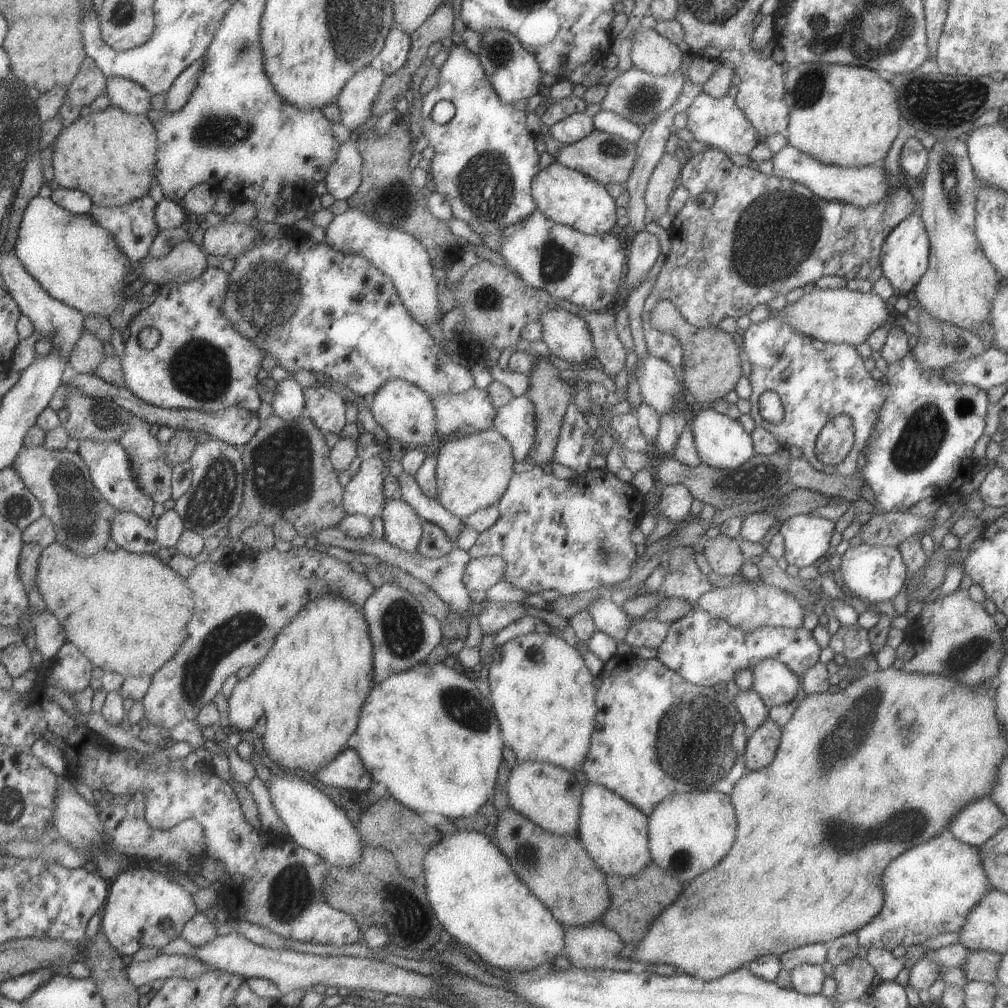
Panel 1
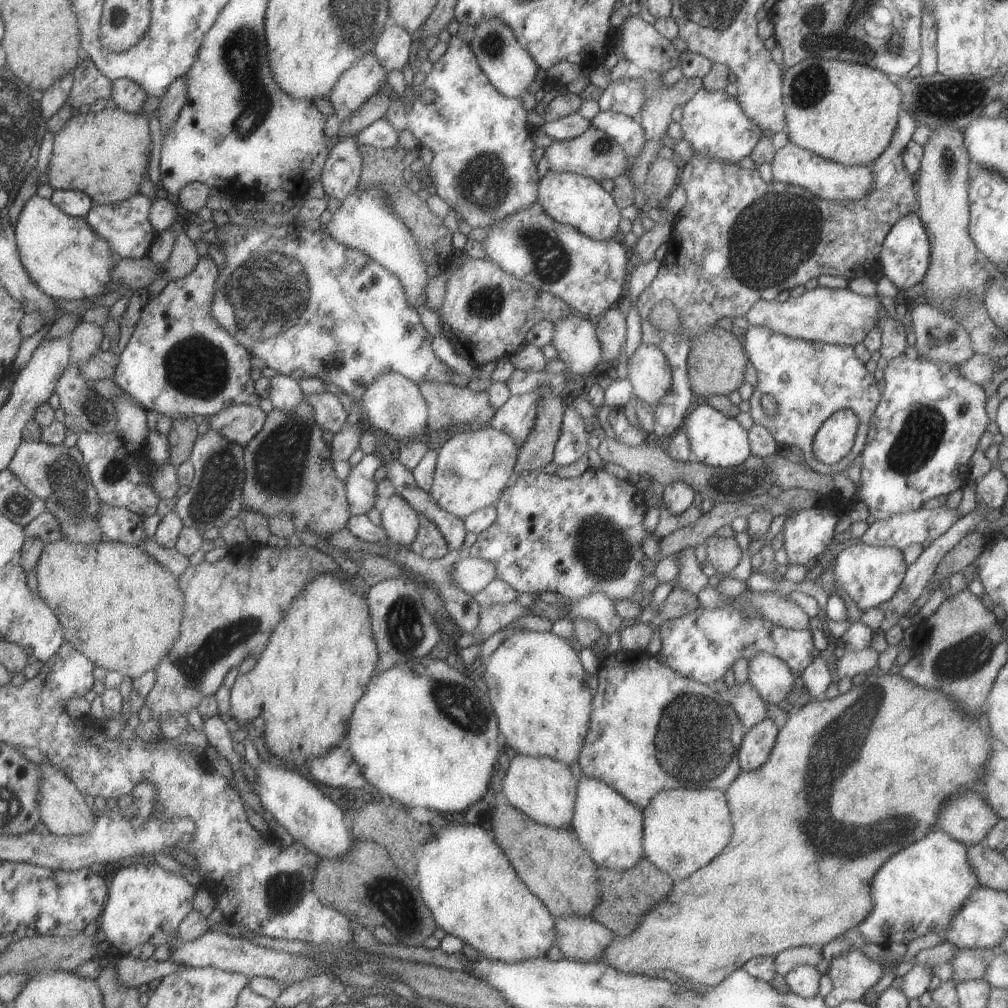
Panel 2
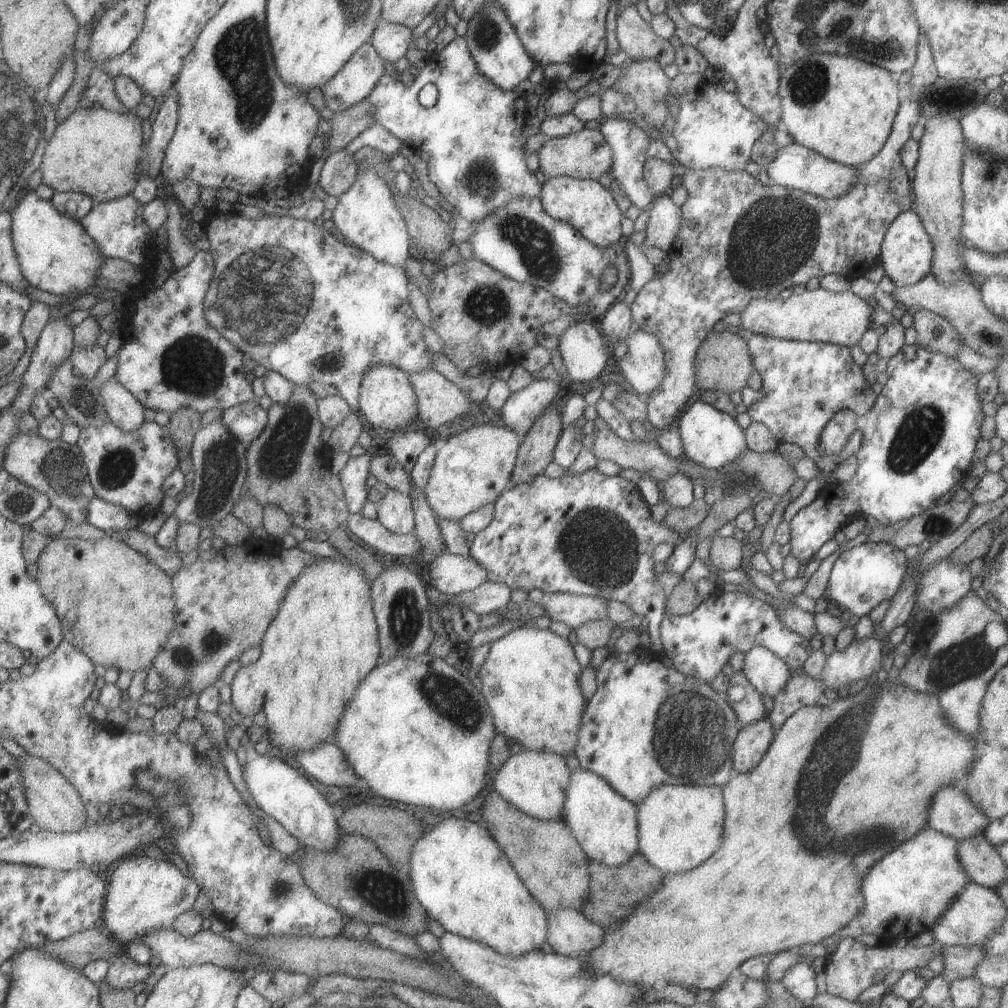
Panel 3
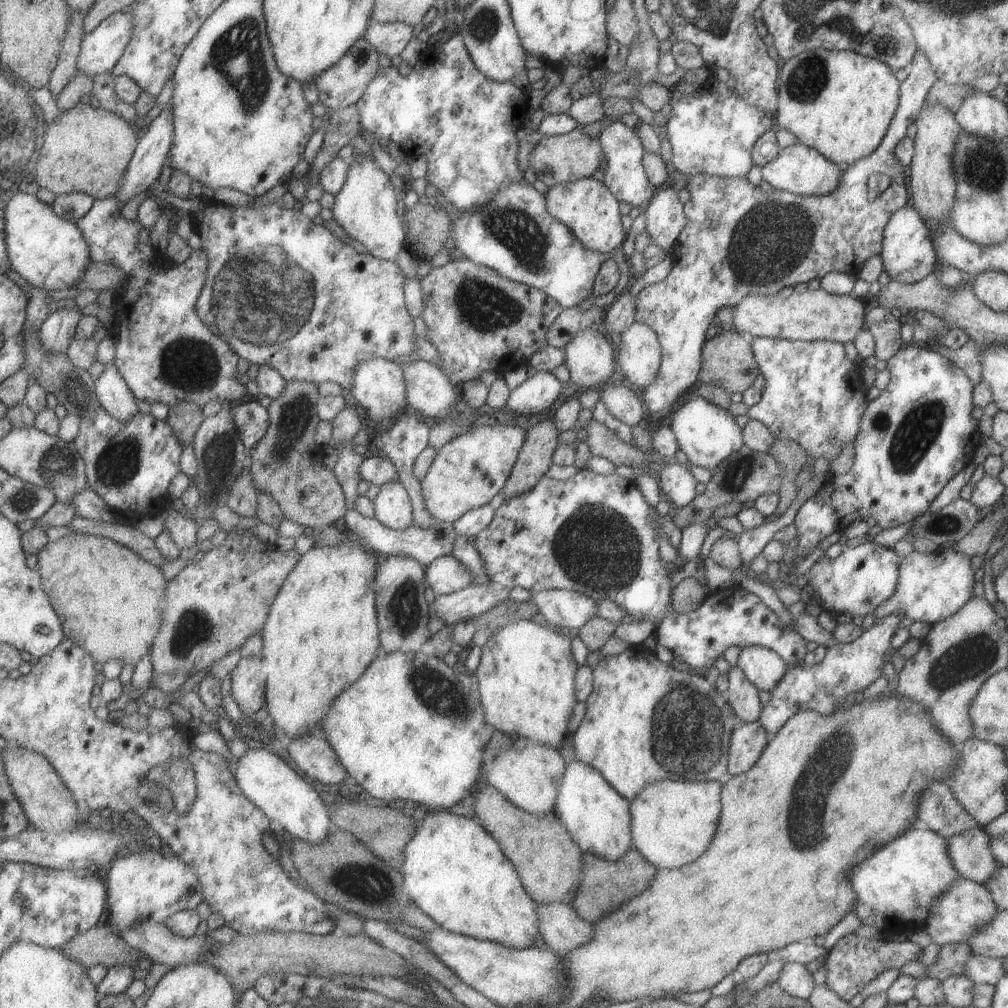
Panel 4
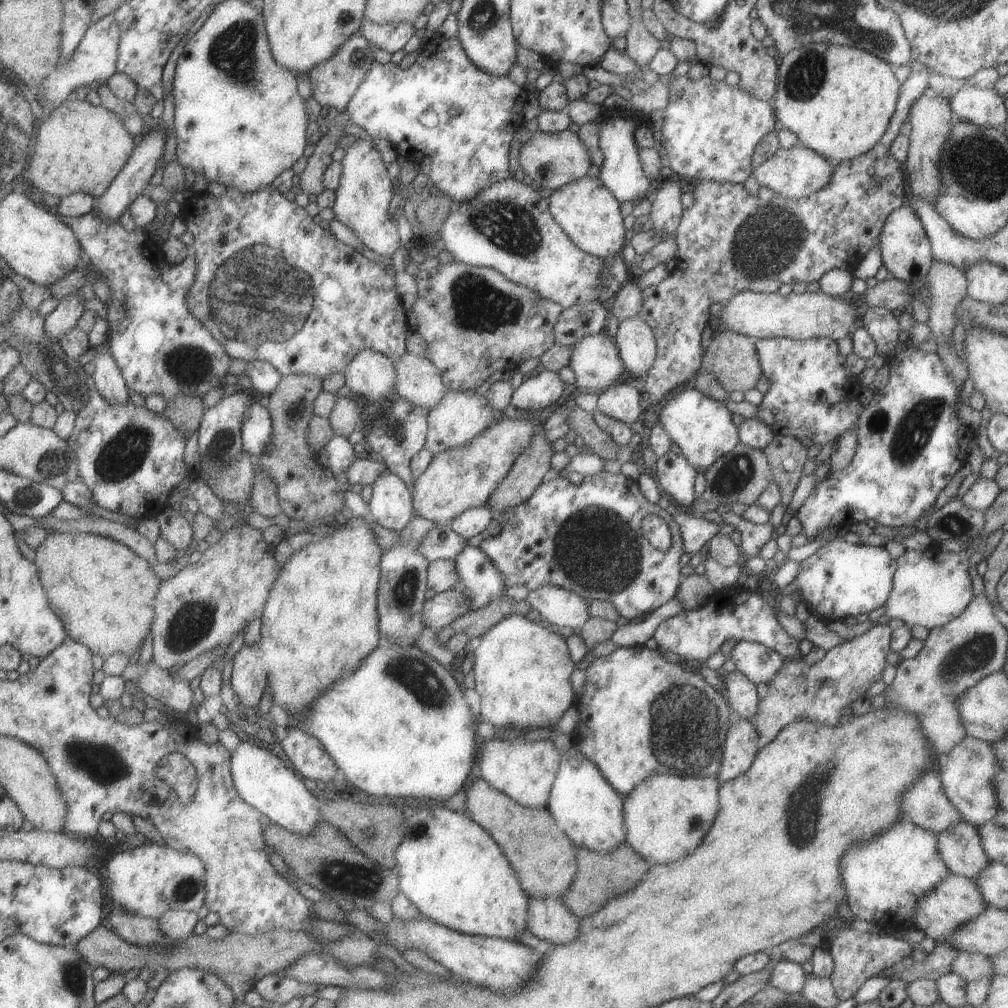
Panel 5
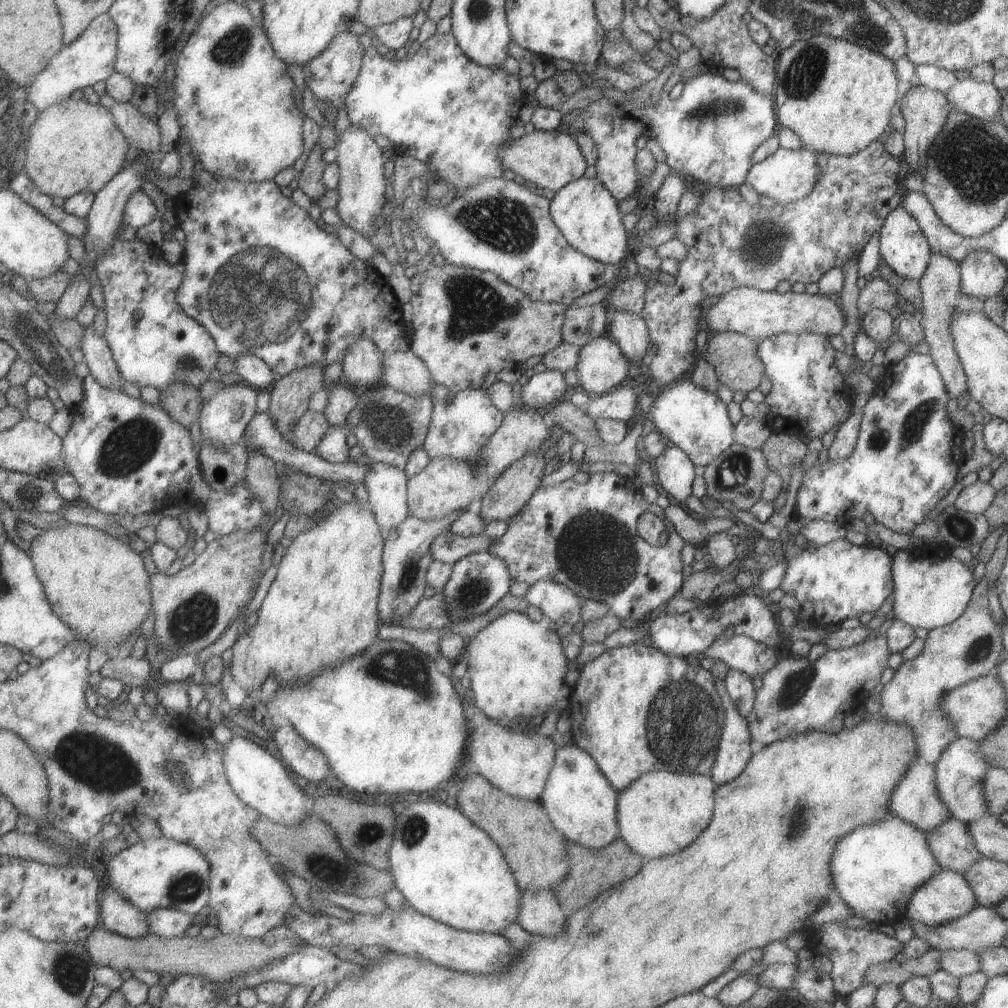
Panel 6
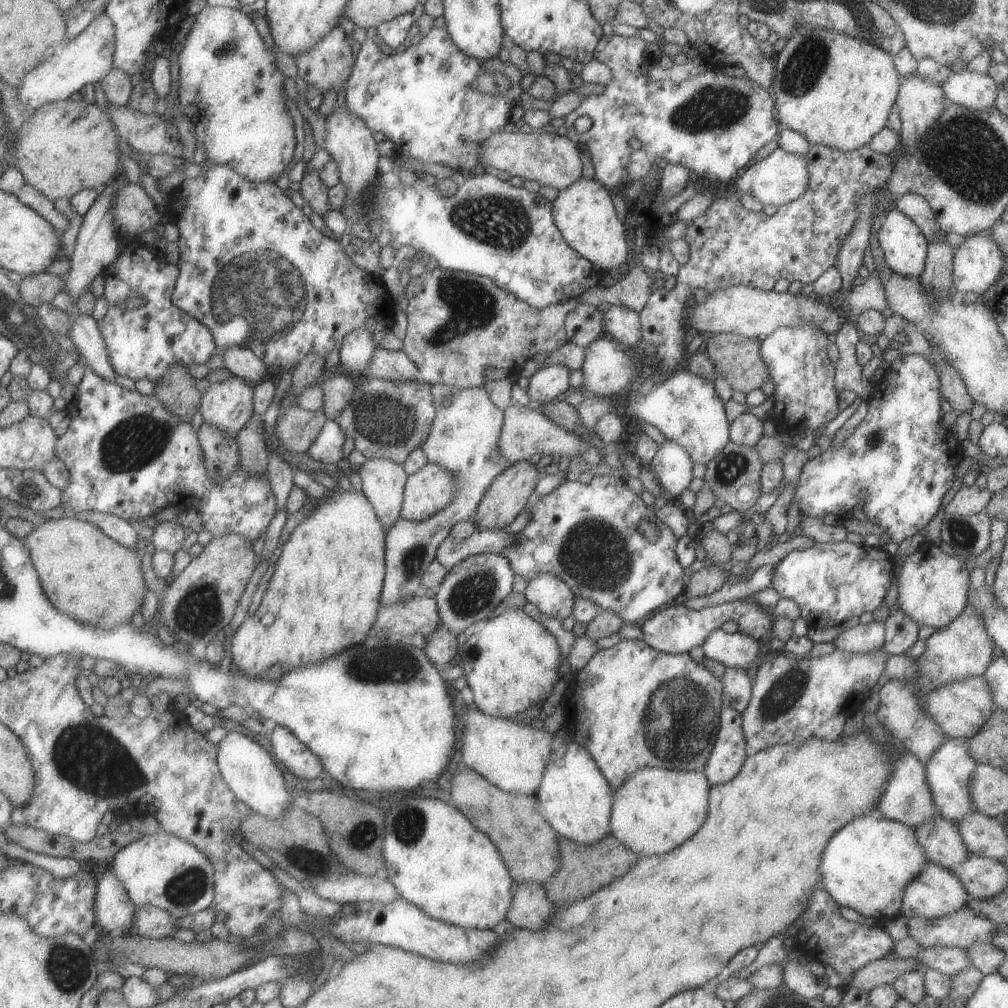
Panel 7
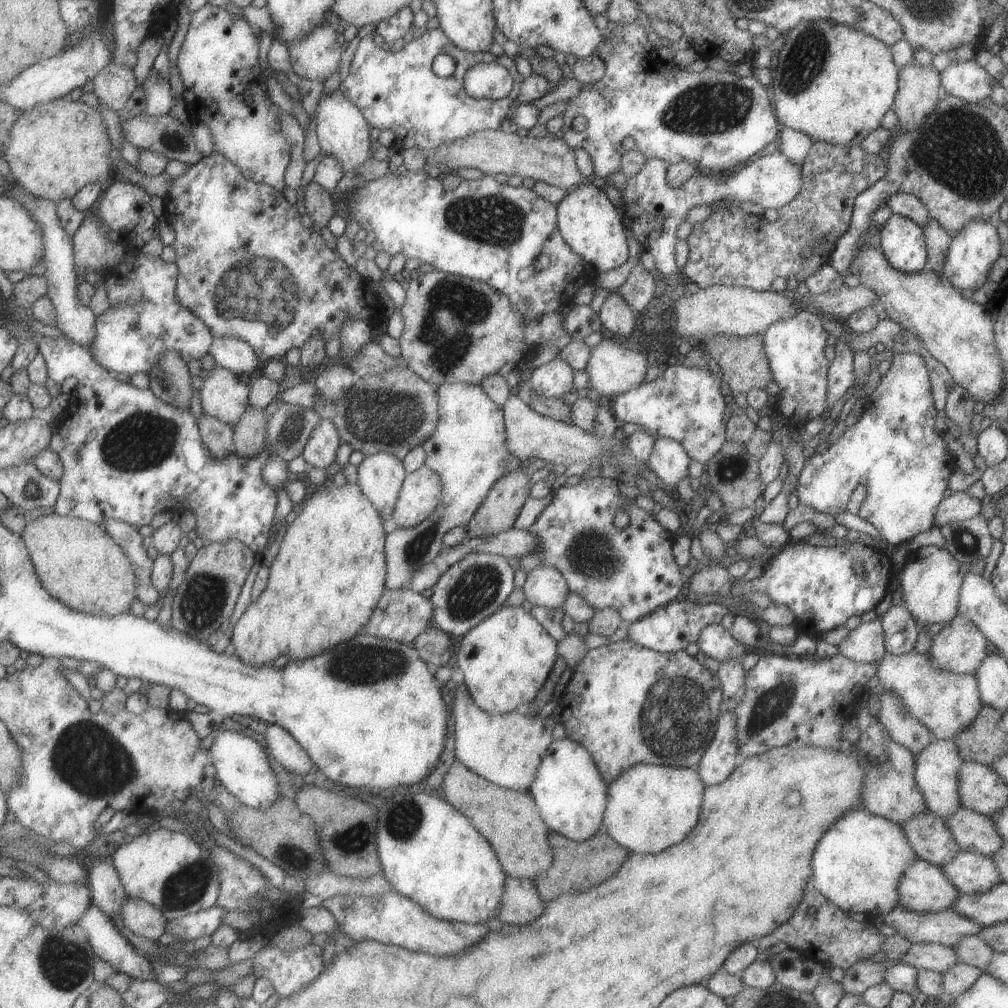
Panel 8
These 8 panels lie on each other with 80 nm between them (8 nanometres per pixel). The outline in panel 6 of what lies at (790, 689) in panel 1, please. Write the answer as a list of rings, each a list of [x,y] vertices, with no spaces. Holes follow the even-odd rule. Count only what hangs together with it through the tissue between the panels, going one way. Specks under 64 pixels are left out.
[[[720,635],[704,652],[706,658],[721,660],[729,669],[744,672],[749,678],[761,677],[771,670],[780,655],[777,649],[743,635],[733,635],[729,640],[725,640],[725,636]]]

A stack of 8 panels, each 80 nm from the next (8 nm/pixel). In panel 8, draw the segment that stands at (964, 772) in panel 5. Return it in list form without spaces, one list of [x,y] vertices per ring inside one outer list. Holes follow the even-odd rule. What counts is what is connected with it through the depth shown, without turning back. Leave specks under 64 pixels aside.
[[[937,739],[936,742],[929,743],[915,758],[914,779],[922,792],[927,811],[946,819],[961,807],[958,772],[964,761],[958,755],[957,745],[953,739]]]

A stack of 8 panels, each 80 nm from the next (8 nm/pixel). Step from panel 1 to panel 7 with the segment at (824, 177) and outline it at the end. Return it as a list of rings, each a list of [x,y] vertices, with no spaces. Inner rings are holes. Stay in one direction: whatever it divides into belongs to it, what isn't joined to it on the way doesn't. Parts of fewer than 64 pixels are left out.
[[[781,147],[775,148],[765,158],[756,161],[749,166],[739,178],[735,179],[730,190],[741,193],[749,193],[762,205],[772,204],[775,207],[787,204],[799,198],[807,188],[808,160],[803,155],[791,154]]]

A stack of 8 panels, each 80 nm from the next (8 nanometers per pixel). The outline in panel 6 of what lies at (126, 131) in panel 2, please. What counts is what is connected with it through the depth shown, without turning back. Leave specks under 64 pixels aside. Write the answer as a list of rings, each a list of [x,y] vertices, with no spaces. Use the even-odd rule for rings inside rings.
[[[66,98],[39,111],[37,120],[28,128],[23,172],[41,192],[50,197],[66,199],[81,191],[94,195],[124,167],[131,153],[126,138],[117,128],[109,110],[99,104],[91,105],[84,98]]]

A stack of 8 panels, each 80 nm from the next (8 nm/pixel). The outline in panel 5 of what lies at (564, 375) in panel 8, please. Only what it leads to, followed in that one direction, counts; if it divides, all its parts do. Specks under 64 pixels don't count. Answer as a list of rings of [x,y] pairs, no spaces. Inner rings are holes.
[[[539,372],[512,390],[510,405],[523,410],[543,410],[561,396],[563,384],[556,372]]]

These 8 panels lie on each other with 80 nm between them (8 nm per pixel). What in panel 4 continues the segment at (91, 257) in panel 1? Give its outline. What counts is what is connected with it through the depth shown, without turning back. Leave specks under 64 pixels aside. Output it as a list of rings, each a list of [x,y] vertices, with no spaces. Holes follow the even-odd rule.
[[[15,193],[5,203],[4,210],[4,241],[12,270],[24,278],[35,289],[61,290],[73,287],[84,275],[84,271],[92,261],[90,250],[86,245],[79,227],[75,224],[90,208],[94,198],[85,193],[56,194],[51,206],[37,199],[35,195]]]

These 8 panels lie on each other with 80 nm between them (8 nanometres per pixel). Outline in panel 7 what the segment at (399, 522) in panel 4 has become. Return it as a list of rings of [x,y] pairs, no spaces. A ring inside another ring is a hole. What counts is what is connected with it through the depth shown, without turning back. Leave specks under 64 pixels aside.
[[[365,459],[359,465],[361,493],[373,507],[381,526],[387,530],[400,518],[407,473],[389,459]]]

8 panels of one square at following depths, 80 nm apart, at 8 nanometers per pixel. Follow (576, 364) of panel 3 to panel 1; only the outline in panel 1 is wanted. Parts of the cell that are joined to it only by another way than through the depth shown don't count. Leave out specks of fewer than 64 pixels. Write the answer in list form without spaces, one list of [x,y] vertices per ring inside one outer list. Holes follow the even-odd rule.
[[[555,307],[538,316],[543,341],[549,353],[566,360],[573,367],[594,356],[592,336],[587,323],[579,316]]]

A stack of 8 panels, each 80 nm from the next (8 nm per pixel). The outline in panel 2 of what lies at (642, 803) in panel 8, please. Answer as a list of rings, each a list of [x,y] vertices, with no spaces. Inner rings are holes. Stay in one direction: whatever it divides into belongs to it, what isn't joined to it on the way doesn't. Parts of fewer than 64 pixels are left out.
[[[661,790],[649,800],[642,815],[644,857],[672,880],[687,878],[691,872],[713,860],[725,848],[732,834],[729,809],[721,790]]]

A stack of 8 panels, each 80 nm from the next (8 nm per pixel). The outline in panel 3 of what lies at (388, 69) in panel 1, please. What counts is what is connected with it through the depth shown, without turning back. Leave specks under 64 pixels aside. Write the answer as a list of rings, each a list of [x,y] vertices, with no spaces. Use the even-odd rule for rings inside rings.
[[[380,22],[370,38],[370,44],[383,62],[395,62],[411,49],[411,29],[395,23]]]

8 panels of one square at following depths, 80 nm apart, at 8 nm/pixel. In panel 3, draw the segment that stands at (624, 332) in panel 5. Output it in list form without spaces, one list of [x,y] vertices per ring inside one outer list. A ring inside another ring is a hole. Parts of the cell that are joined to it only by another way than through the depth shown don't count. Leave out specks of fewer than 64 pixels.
[[[639,328],[634,333],[629,332],[625,345],[628,350],[619,361],[619,368],[621,369],[619,379],[627,381],[633,391],[642,399],[645,399],[658,388],[665,377],[664,353],[657,340],[652,335],[642,332]]]

